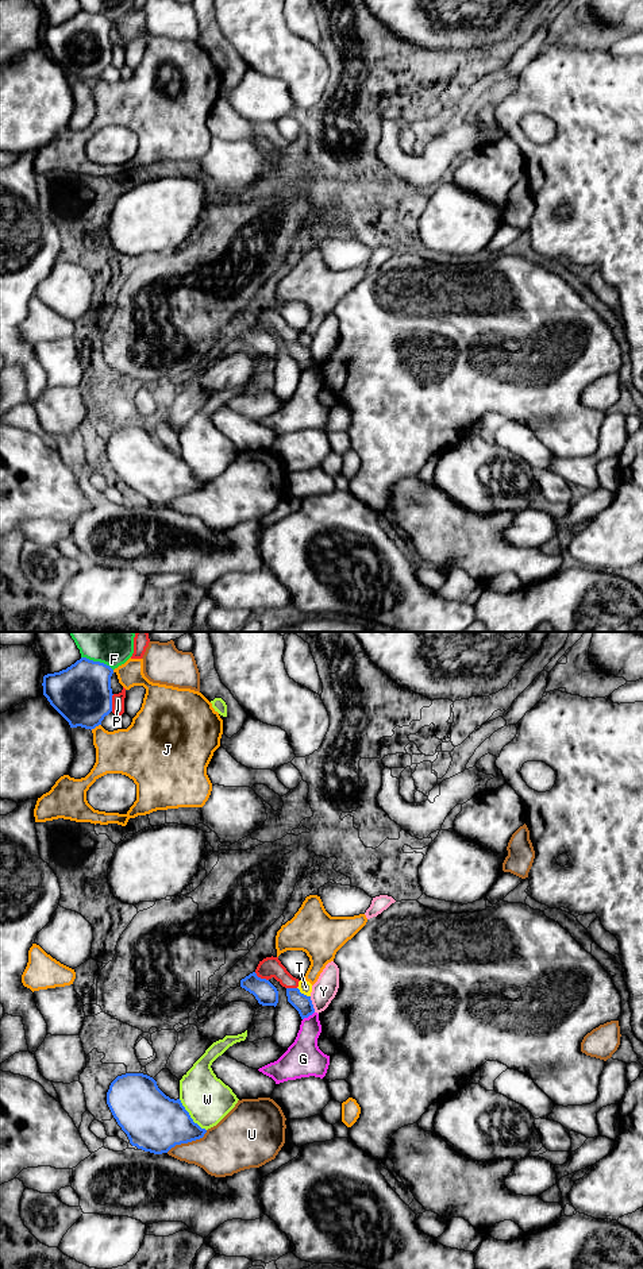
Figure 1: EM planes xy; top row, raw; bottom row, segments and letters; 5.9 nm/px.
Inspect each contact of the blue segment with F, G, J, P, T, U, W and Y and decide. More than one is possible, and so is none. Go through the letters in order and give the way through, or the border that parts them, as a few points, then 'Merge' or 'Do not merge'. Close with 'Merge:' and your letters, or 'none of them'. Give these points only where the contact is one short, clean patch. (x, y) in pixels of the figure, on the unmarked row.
F: Do not merge
G: Do not merge
J: Do not merge
P: Do not merge
T: Boundary: xy (297, 339), (310, 348). Do not merge
U: Do not merge
W: Do not merge
Y: Boundary: xy (310, 348), (315, 363). Do not merge
Merge: none of them

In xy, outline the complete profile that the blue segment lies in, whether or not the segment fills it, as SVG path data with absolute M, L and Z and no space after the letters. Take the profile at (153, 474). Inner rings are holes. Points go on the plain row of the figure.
M143 425L118 428L107 444L107 456L130 495L154 506L168 505L176 497L200 491L207 485L193 474L180 451L166 448L157 433Z

